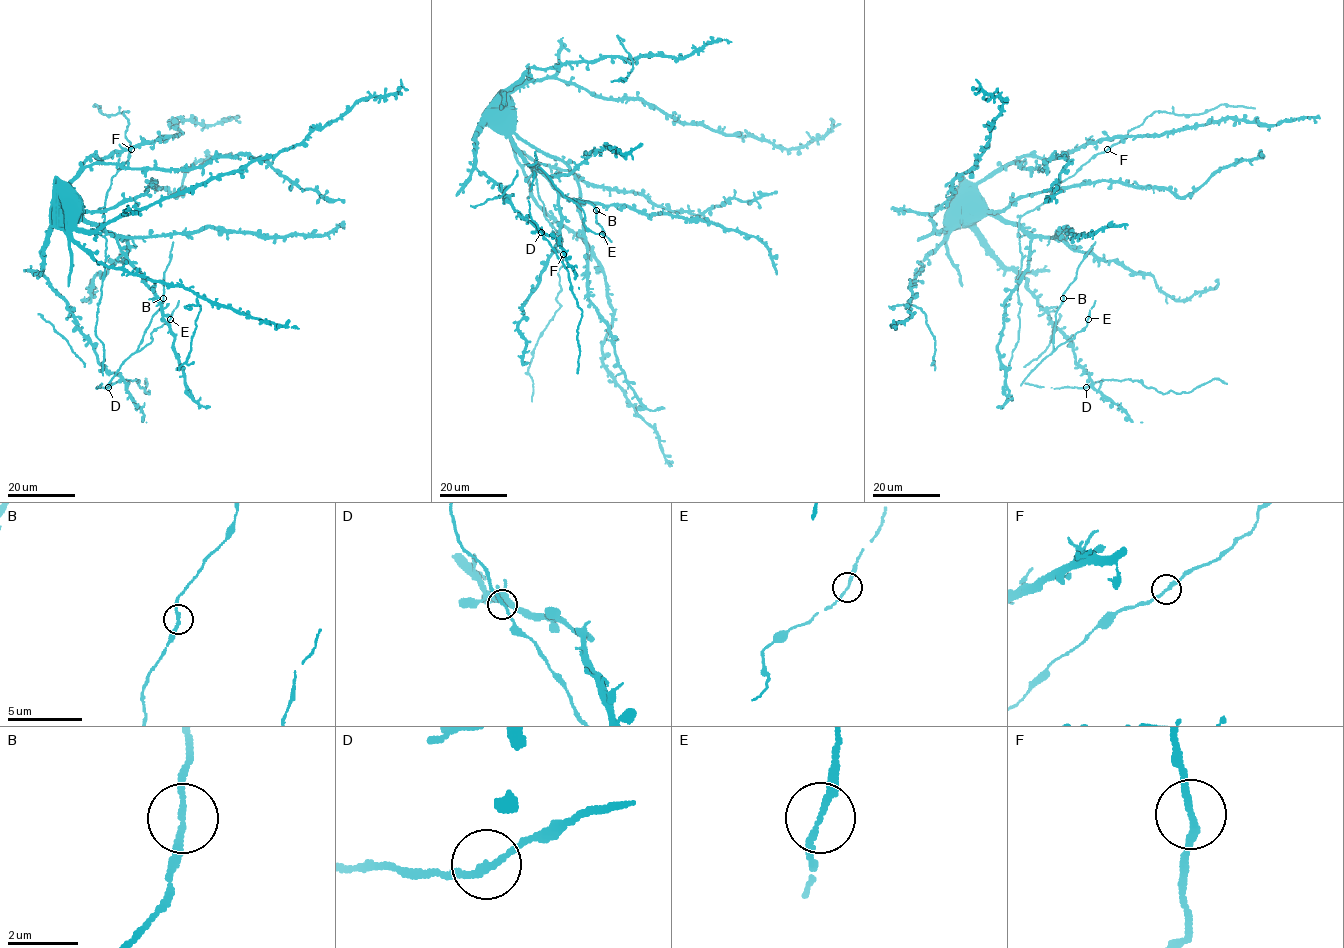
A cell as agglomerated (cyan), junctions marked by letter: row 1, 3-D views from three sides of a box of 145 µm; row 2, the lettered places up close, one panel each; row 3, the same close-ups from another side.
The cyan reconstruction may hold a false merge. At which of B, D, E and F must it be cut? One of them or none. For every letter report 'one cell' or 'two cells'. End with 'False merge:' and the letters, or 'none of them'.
B: one cell
D: one cell
E: one cell
F: one cell
False merge: none of them

